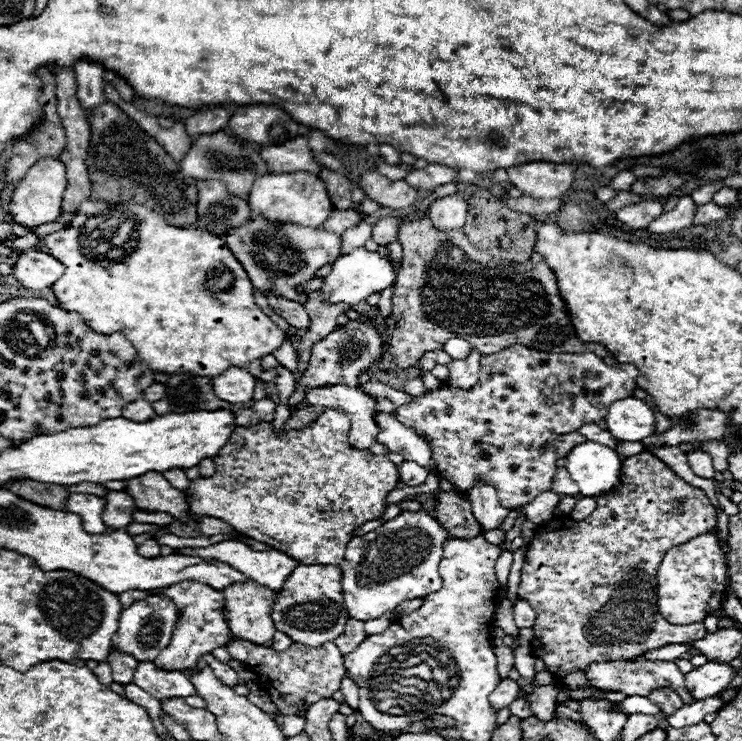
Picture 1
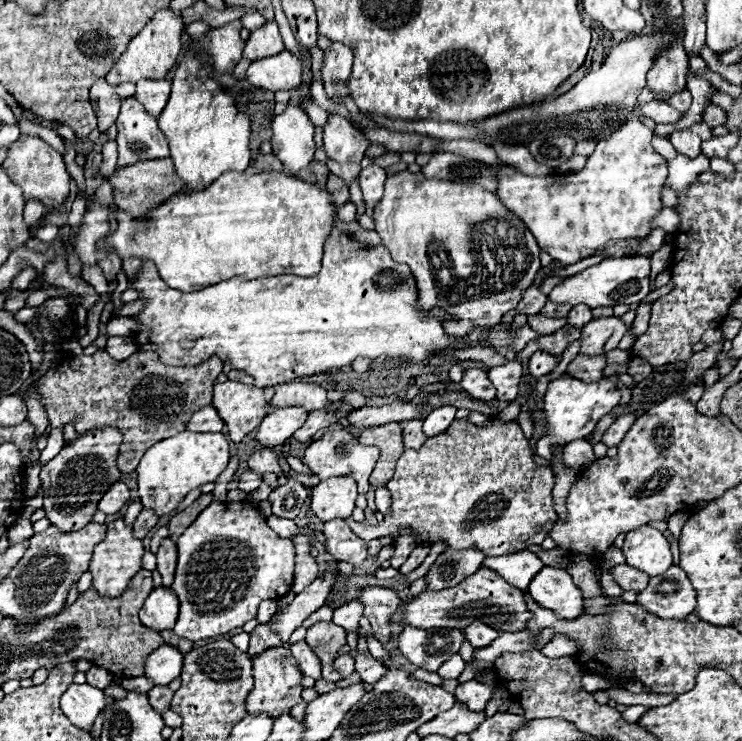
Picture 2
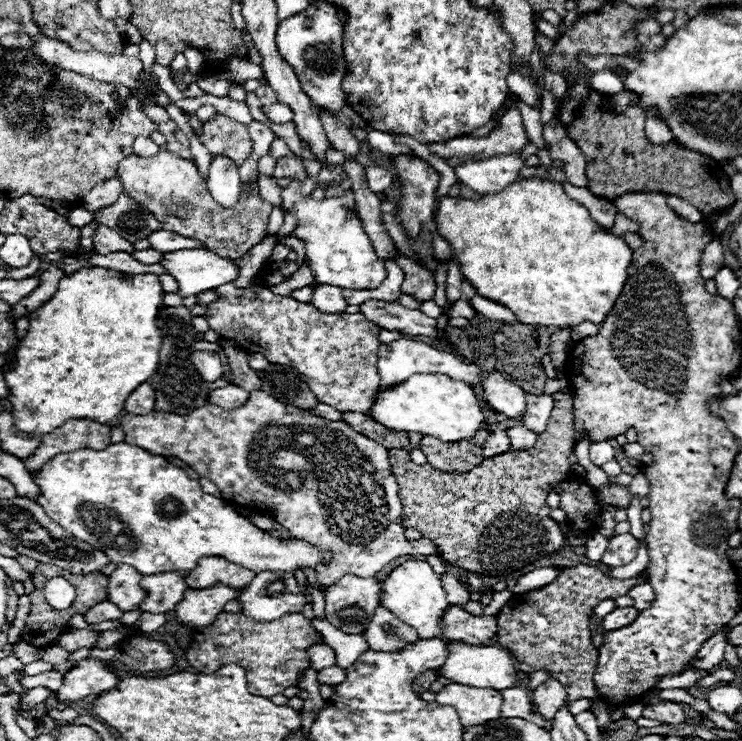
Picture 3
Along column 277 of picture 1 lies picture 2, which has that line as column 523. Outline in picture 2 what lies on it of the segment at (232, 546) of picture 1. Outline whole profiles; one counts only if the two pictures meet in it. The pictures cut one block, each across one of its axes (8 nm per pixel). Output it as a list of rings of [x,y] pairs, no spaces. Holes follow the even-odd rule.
[[[520,550],[520,552],[510,552],[502,556],[490,556],[484,560],[484,568],[496,570],[506,582],[512,586],[520,586],[520,590],[526,590],[526,586],[532,582],[534,574],[542,570],[542,560],[530,552],[530,550]]]

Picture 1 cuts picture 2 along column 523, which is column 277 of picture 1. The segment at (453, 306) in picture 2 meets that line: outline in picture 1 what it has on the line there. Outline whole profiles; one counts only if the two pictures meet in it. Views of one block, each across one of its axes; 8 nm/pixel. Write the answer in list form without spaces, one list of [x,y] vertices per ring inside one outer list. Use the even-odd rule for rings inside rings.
[[[248,218],[246,226],[236,230],[226,230],[224,236],[226,246],[232,250],[234,258],[244,266],[248,278],[254,284],[254,290],[268,296],[268,292],[276,292],[282,298],[294,300],[298,304],[306,304],[306,294],[298,294],[298,286],[306,284],[314,278],[316,270],[328,262],[334,262],[340,256],[340,236],[334,232],[308,226],[292,226],[292,224],[272,224],[264,218]]]

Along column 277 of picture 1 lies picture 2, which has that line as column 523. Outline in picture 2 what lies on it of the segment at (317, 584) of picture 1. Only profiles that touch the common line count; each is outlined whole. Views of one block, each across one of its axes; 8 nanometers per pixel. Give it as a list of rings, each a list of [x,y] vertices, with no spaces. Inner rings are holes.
[[[480,568],[476,574],[468,576],[454,588],[446,590],[424,590],[408,604],[404,604],[400,624],[418,626],[418,628],[456,628],[464,630],[472,622],[484,622],[500,632],[518,632],[526,628],[526,622],[532,618],[530,610],[524,604],[524,592],[504,578],[498,572]]]

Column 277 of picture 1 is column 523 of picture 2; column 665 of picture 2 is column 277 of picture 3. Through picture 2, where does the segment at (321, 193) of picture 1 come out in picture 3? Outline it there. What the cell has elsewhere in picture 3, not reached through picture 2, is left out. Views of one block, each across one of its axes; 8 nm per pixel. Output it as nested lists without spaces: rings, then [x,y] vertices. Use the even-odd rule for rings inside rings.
[[[282,156],[276,160],[272,176],[292,178],[294,182],[280,190],[282,194],[282,212],[292,212],[298,218],[298,226],[294,228],[294,236],[300,238],[306,246],[308,266],[312,268],[312,276],[316,284],[330,284],[338,288],[352,288],[352,290],[372,290],[378,288],[386,280],[384,262],[376,256],[376,250],[370,238],[364,232],[364,224],[360,218],[348,218],[348,210],[356,208],[356,200],[352,190],[346,190],[346,198],[304,198],[300,194],[300,184],[306,180],[308,172],[296,158]]]

